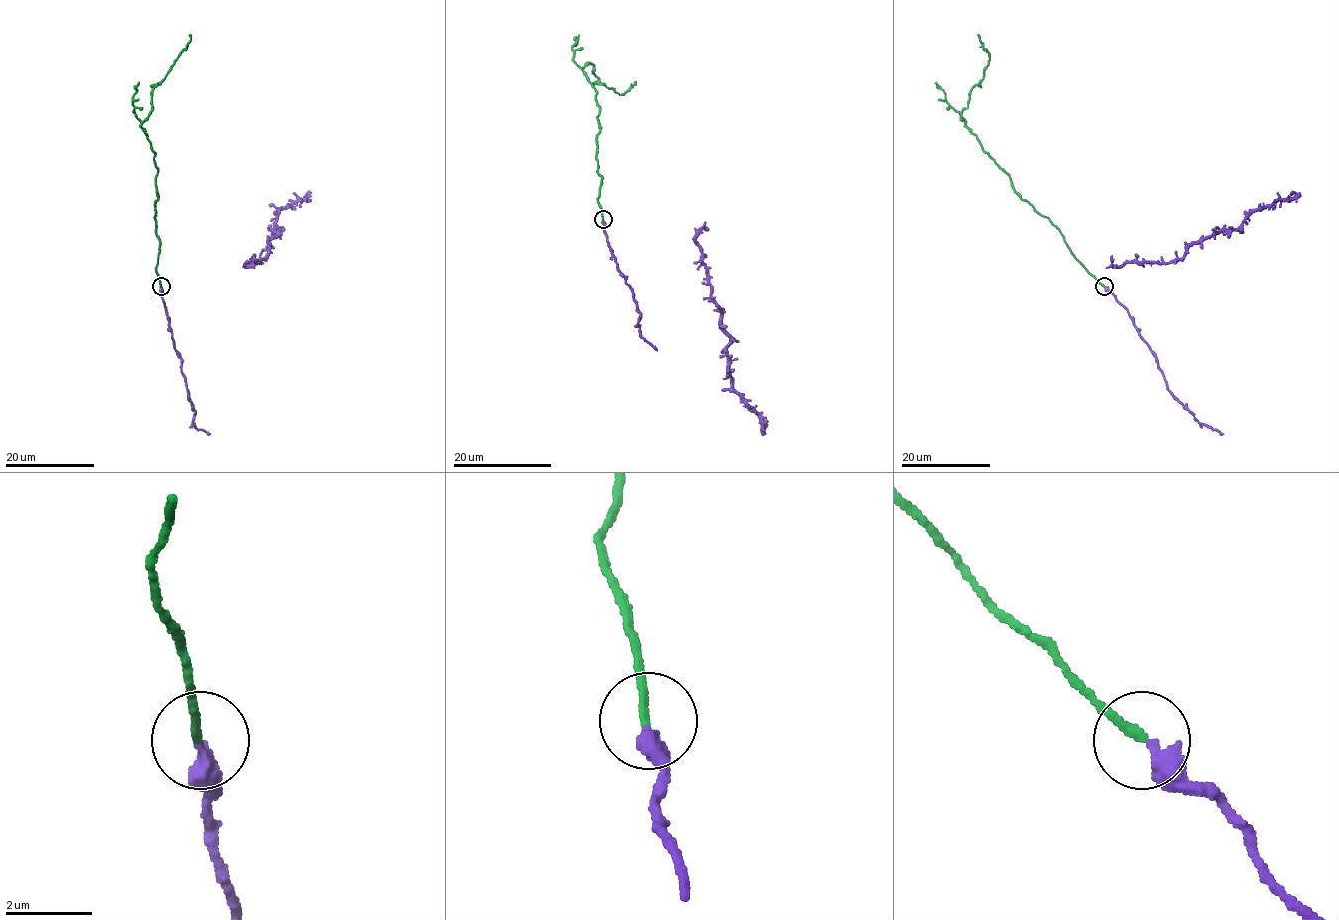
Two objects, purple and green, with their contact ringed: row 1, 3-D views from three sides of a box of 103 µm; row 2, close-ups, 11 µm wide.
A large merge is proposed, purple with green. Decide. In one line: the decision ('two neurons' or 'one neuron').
one neuron

